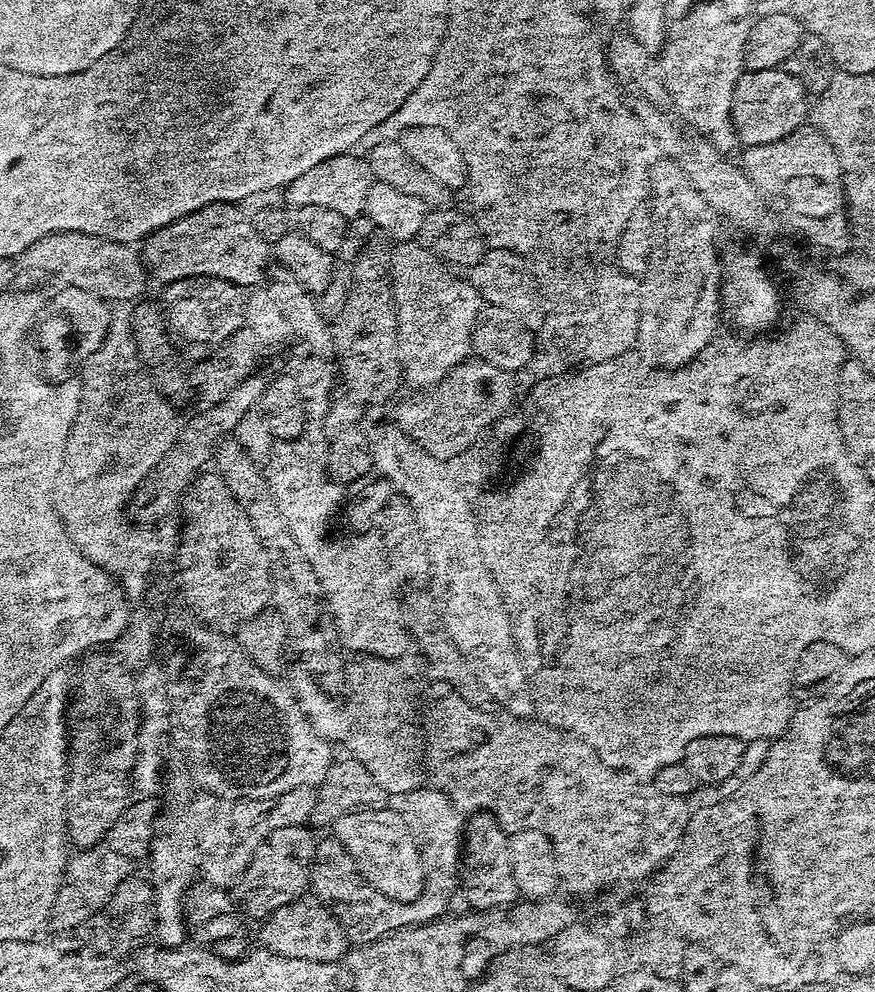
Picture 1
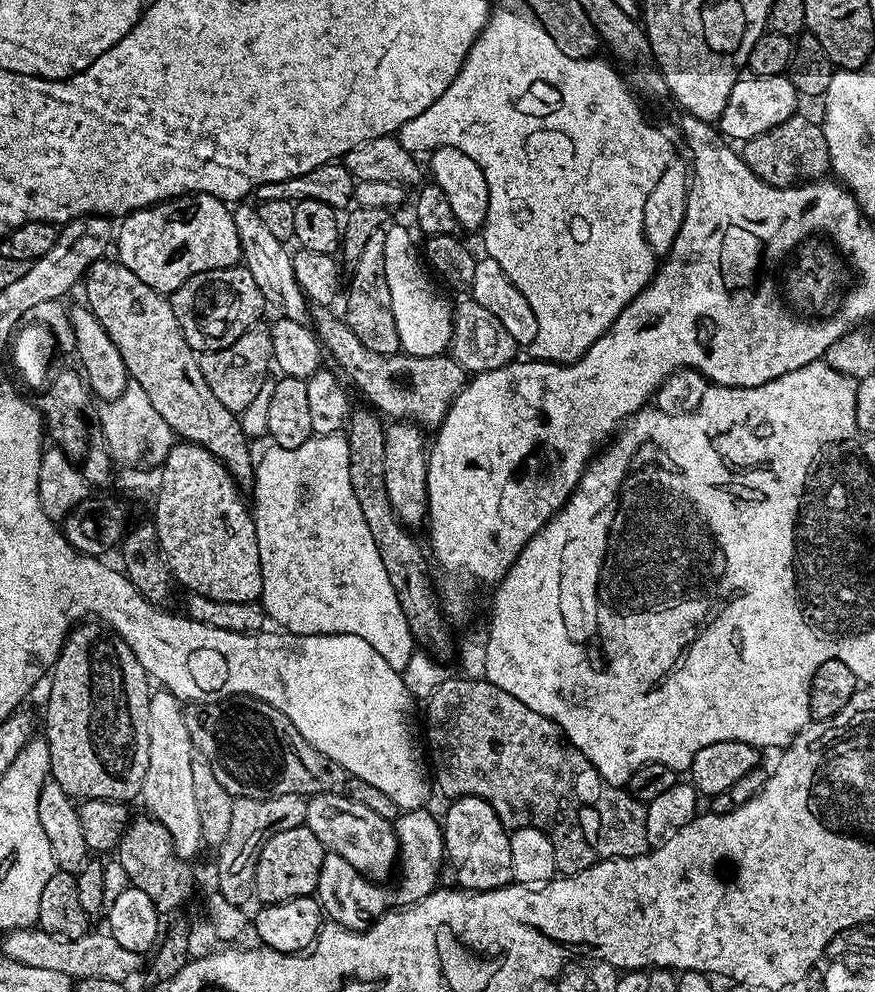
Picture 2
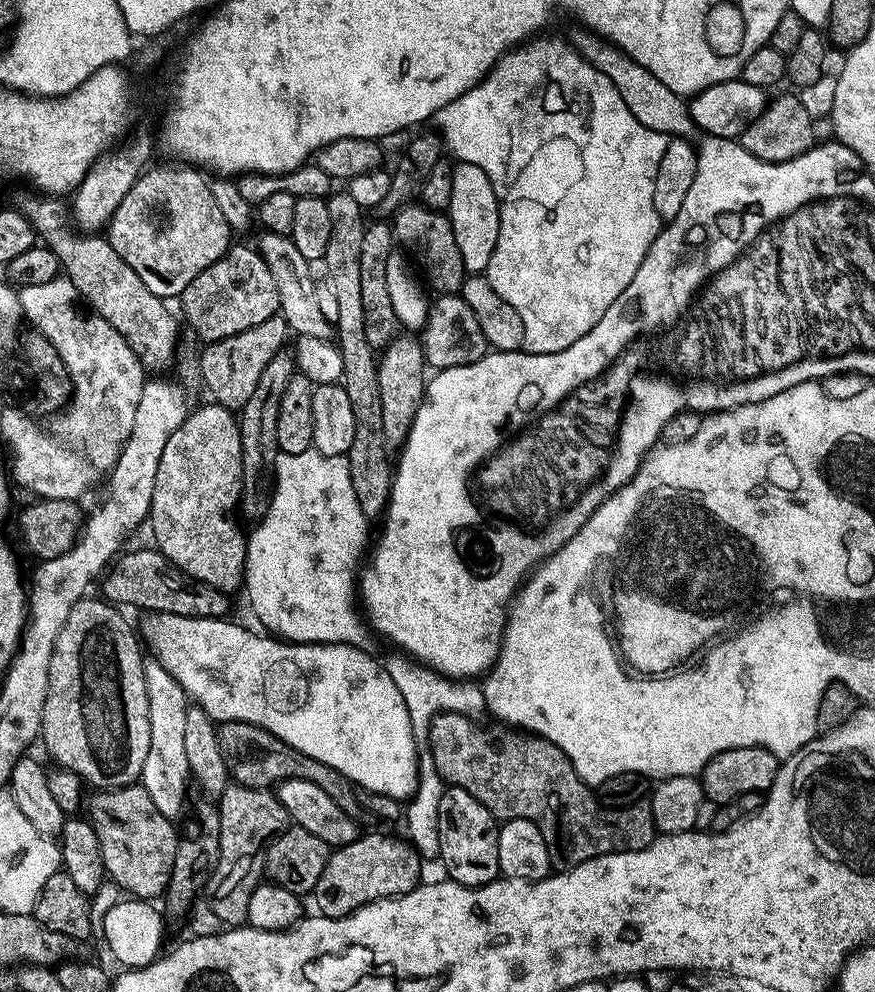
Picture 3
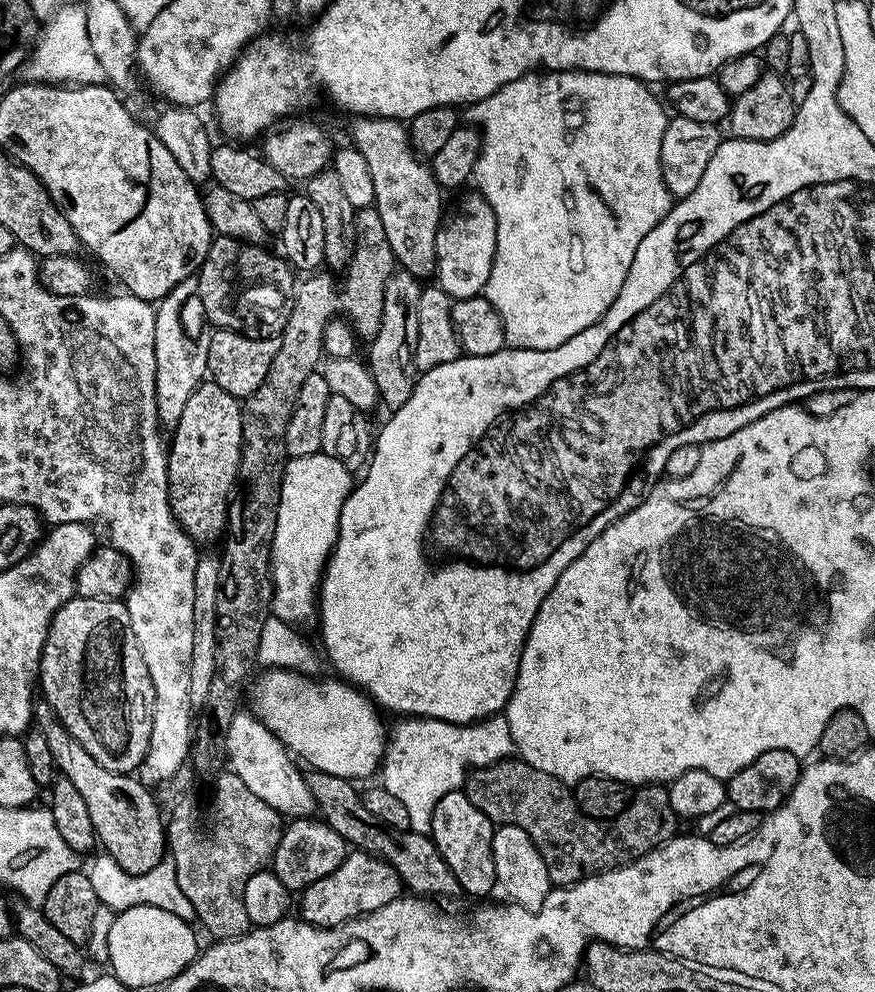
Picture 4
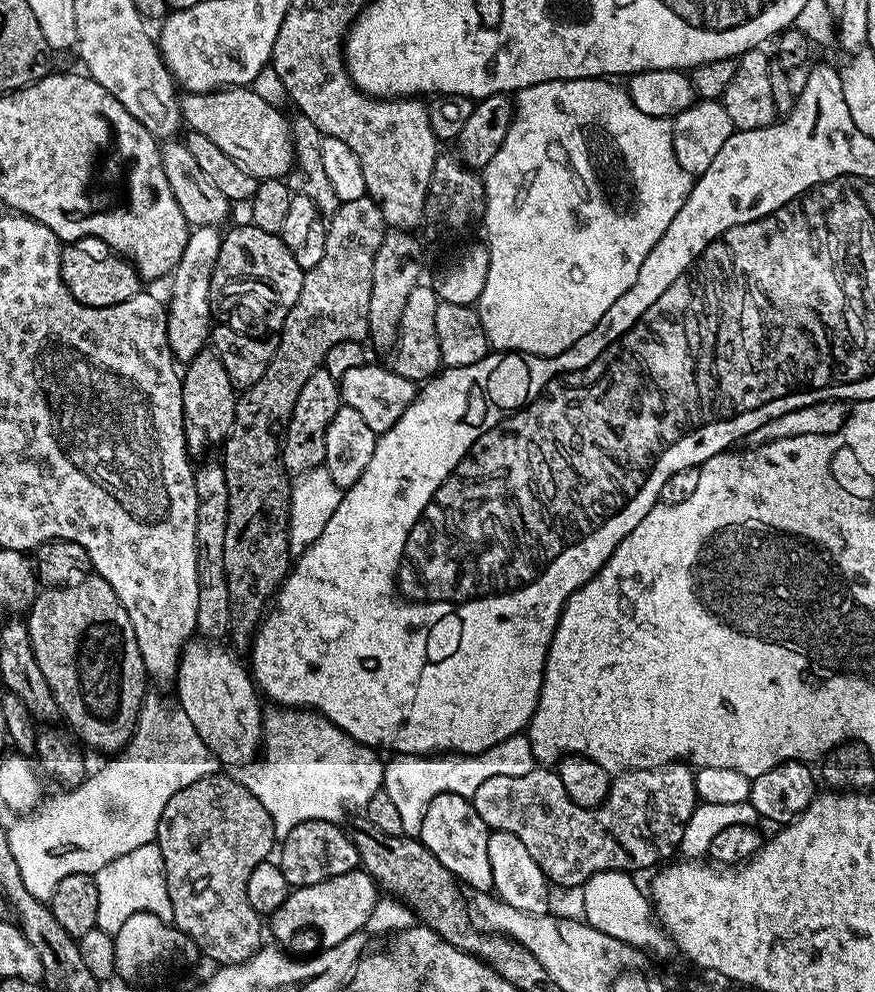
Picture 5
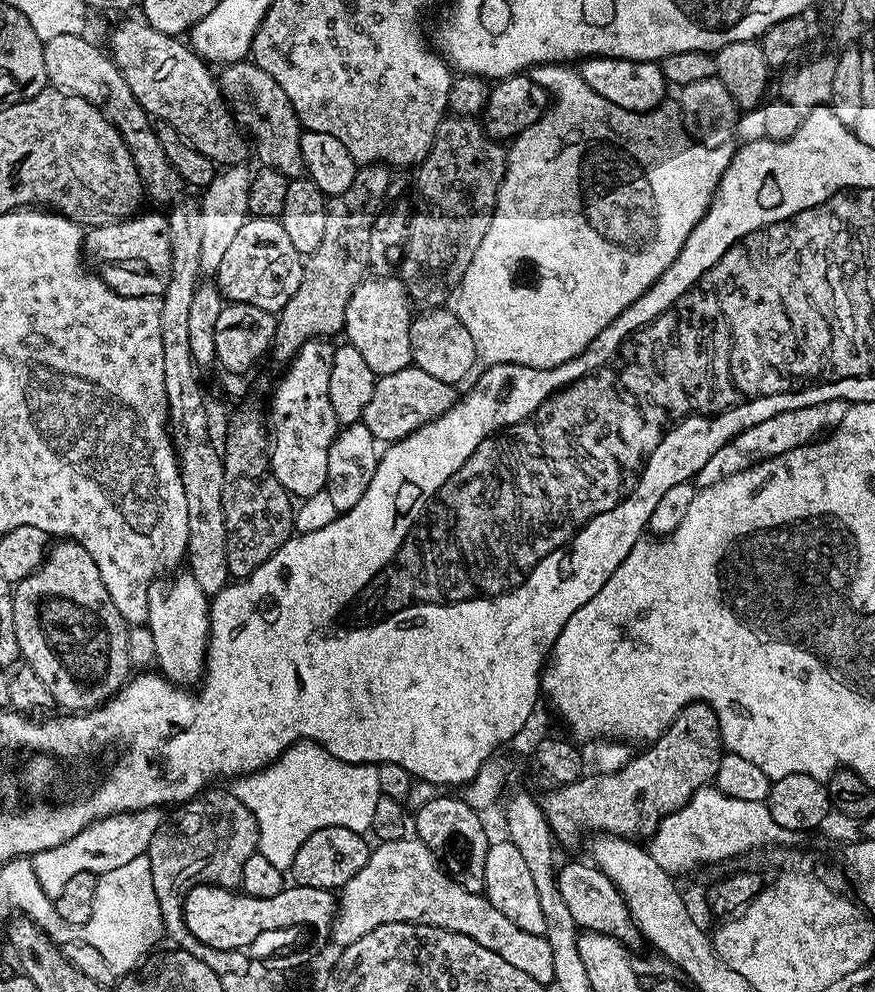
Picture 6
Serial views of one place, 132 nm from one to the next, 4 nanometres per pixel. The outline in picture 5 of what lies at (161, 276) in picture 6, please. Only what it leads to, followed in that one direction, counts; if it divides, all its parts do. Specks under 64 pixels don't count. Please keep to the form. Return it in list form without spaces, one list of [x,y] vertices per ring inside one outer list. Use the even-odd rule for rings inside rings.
[[[87,236],[65,243],[60,250],[60,277],[78,303],[95,308],[114,306],[134,298],[142,290],[142,277],[126,256],[121,256],[102,238]]]

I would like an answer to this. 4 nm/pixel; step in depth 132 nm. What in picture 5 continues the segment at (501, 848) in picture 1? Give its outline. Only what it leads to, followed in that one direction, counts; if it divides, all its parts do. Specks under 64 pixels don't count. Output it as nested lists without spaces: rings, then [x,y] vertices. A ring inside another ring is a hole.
[[[442,793],[426,806],[418,839],[465,889],[473,888],[473,893],[488,894],[493,891],[494,882],[494,874],[490,874],[489,831],[486,822],[478,818],[478,810],[474,810],[471,799],[454,793]]]

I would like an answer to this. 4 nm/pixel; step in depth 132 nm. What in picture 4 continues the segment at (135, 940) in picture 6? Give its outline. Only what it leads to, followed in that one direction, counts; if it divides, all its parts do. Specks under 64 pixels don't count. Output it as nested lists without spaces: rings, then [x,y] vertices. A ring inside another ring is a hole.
[[[100,854],[100,857],[86,868],[91,884],[94,886],[94,894],[98,894],[100,903],[113,909],[115,913],[124,912],[130,906],[145,904],[146,906],[158,906],[162,910],[170,910],[170,914],[178,914],[178,918],[191,921],[195,917],[194,906],[190,906],[190,898],[182,894],[182,886],[178,886],[176,877],[176,867],[171,858],[166,858],[154,866],[146,874],[130,874],[114,862],[106,854]]]

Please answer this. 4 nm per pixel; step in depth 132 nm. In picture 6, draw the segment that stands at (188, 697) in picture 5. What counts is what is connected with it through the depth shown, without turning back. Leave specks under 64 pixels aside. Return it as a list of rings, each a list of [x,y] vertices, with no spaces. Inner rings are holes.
[[[187,570],[161,579],[148,591],[146,626],[150,634],[154,634],[155,667],[164,679],[171,680],[177,686],[195,685],[203,677],[208,658],[209,607],[210,597],[204,593],[202,586],[198,586],[198,582],[194,582],[191,572]]]

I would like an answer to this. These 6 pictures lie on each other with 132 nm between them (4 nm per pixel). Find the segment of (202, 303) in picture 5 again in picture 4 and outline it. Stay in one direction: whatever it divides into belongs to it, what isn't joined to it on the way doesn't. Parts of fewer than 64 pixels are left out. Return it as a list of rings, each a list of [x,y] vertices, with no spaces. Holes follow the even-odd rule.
[[[195,279],[183,280],[170,290],[155,305],[154,311],[154,362],[156,363],[156,390],[157,390],[157,414],[160,416],[160,423],[164,426],[174,426],[178,418],[182,418],[182,409],[186,406],[186,398],[194,394],[199,384],[205,383],[208,376],[208,355],[210,354],[210,338],[212,332],[206,323],[203,315],[184,316],[184,307],[188,299],[196,296]]]

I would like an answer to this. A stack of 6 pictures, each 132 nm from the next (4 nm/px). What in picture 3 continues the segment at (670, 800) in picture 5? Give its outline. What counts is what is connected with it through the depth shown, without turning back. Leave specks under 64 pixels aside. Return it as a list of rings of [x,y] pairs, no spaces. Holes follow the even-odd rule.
[[[438,712],[426,728],[431,767],[445,785],[474,794],[497,821],[526,818],[534,822],[557,865],[581,864],[611,852],[637,852],[656,839],[651,803],[609,808],[600,803],[560,747],[535,734],[507,732],[504,726],[487,732],[475,723],[462,713]]]

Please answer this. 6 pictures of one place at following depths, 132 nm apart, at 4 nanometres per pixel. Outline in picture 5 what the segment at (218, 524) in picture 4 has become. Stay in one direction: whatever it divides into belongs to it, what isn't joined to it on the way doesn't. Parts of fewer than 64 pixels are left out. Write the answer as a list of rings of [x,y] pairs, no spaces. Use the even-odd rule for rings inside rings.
[[[215,350],[200,351],[195,358],[187,361],[182,372],[182,410],[184,411],[184,437],[188,443],[188,451],[193,457],[203,457],[211,444],[223,445],[231,433],[236,409],[237,389],[230,382],[230,374],[226,374],[226,366],[222,366],[222,358],[218,358]]]

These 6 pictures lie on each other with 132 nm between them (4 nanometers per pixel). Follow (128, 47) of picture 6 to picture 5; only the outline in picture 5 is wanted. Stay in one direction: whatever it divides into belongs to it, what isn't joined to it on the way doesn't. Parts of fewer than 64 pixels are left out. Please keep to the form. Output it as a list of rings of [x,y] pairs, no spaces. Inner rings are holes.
[[[233,86],[231,88],[217,88],[211,92],[188,92],[180,96],[180,114],[183,123],[189,129],[214,142],[218,150],[223,150],[246,174],[250,174],[256,181],[278,180],[287,177],[292,168],[292,126],[289,117],[283,116],[270,101],[256,93],[252,86]]]

